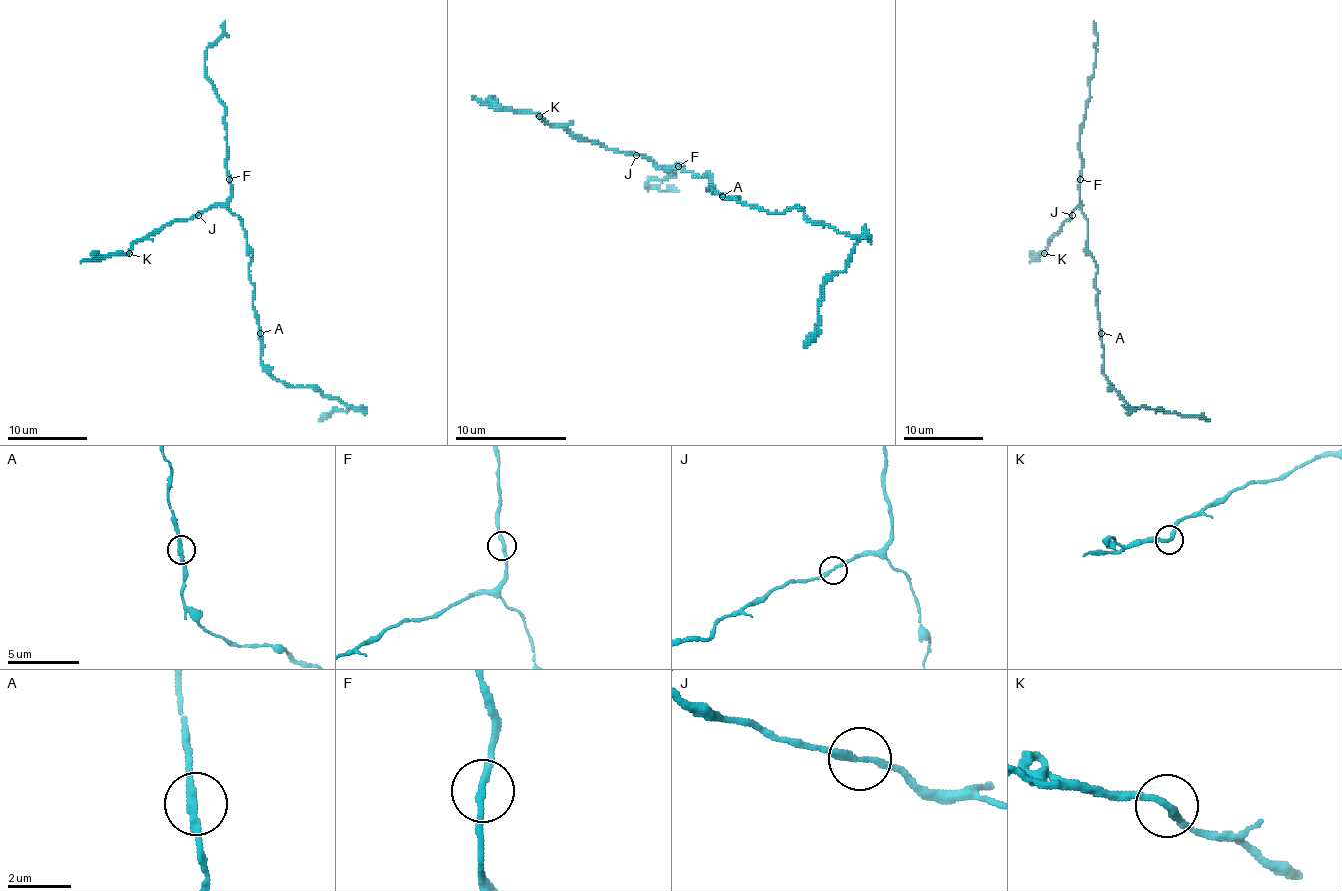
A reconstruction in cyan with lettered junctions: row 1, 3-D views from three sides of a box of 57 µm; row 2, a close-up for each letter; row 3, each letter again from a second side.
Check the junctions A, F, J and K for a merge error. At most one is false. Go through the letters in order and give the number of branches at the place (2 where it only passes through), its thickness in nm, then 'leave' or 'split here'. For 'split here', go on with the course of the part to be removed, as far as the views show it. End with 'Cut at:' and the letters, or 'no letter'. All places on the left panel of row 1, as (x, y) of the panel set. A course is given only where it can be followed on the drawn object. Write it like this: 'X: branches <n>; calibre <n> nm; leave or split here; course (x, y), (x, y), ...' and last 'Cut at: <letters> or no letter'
A: branches 2; calibre 240 nm; split here; course (261, 333), (261, 363), (277, 379), (295, 387), (315, 387), (325, 395), (357, 407), (333, 413), (319, 421)
F: branches 2; calibre 240 nm; leave
J: branches 2; calibre 220 nm; leave
K: branches 2; calibre 240 nm; leave
Cut at: A

